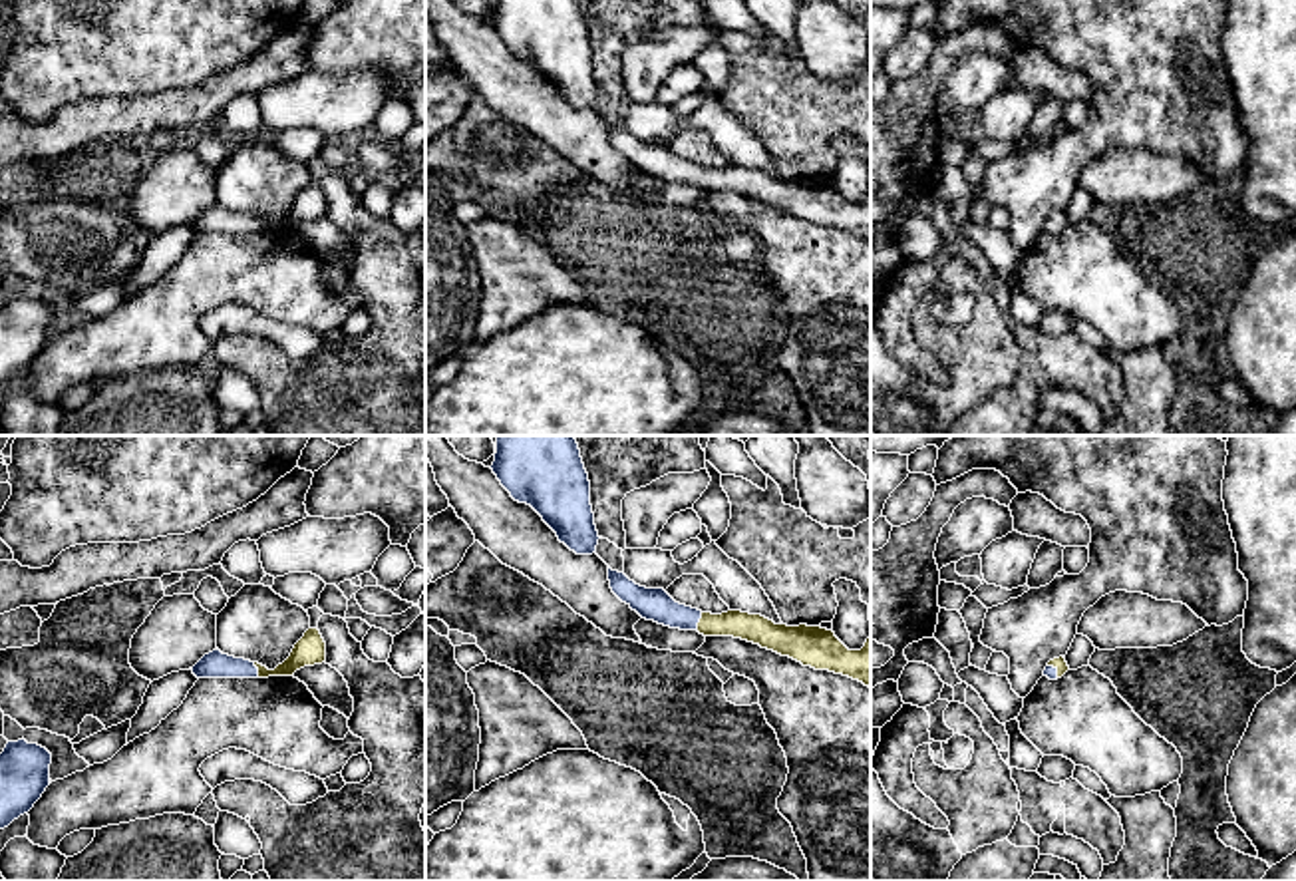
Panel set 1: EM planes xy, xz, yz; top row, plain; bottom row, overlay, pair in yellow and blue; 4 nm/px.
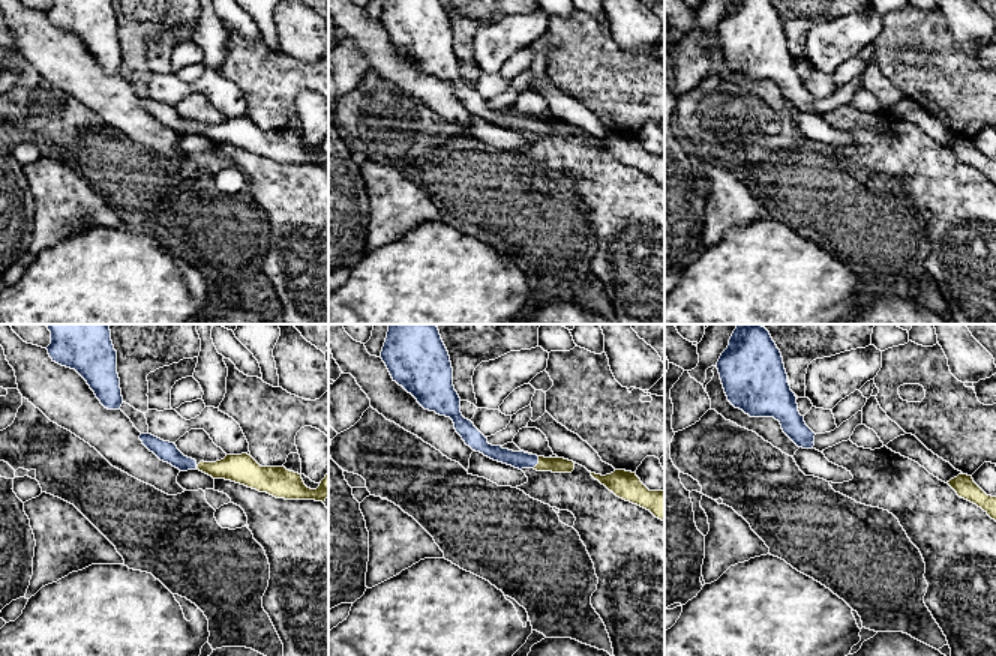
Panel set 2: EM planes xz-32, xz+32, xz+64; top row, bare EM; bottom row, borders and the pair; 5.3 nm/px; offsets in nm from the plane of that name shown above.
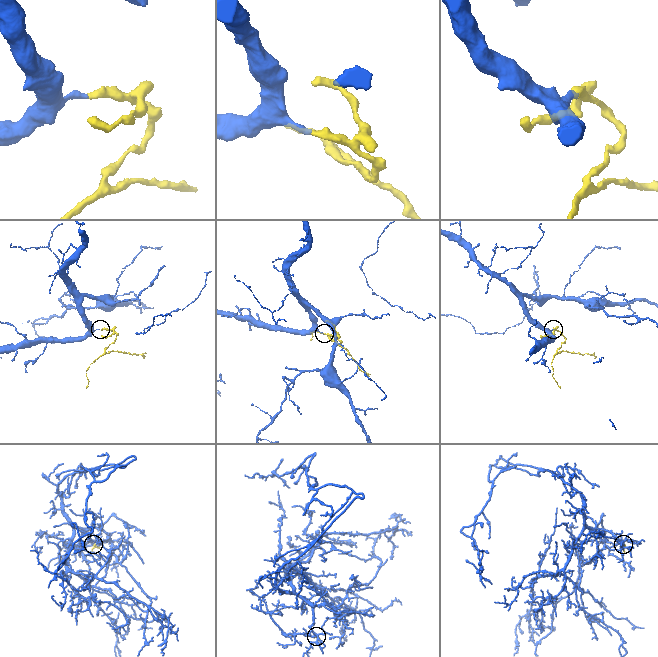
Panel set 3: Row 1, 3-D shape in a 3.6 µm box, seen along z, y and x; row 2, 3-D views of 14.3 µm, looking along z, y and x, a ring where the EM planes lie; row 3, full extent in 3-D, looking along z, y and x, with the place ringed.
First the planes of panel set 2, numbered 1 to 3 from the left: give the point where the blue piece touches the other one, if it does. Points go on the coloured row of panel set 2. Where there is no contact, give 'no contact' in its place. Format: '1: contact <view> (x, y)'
1: no contact
2: contact xz+32 (539, 463)
3: no contact

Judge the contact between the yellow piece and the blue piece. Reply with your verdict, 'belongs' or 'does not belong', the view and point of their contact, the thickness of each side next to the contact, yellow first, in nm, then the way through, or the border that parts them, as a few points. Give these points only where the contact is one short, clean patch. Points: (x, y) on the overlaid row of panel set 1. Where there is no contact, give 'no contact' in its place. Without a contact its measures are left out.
belongs; contact xz (700, 621); calibres 120 and 130 nm; way xz (756, 629), (700, 621), (672, 615), (656, 605)

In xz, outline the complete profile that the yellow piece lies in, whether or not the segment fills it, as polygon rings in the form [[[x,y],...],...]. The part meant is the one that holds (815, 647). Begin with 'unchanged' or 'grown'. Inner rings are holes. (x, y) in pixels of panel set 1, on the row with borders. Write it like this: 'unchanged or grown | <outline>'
grown | [[[610,567],[608,581],[612,593],[646,620],[680,630],[698,630],[704,636],[741,638],[789,656],[803,666],[843,674],[871,688],[871,636],[861,650],[849,650],[833,630],[821,626],[775,624],[761,615],[741,611],[702,613],[676,603],[664,589],[640,587]]]

